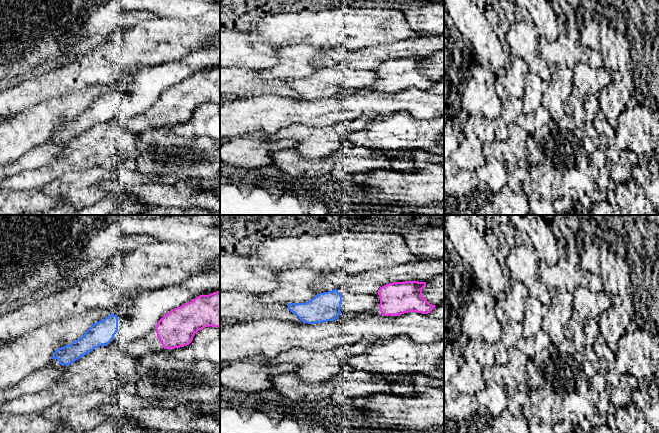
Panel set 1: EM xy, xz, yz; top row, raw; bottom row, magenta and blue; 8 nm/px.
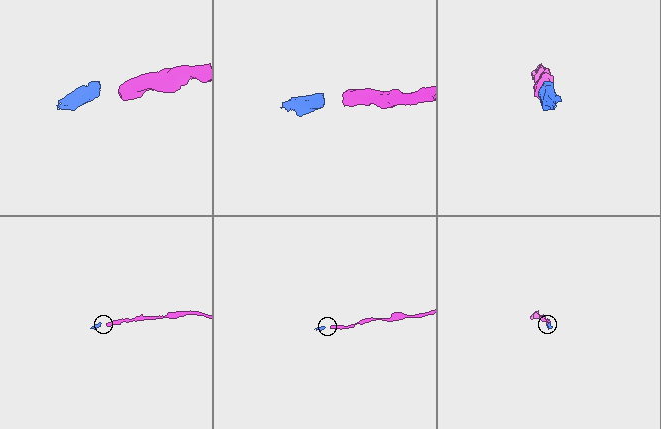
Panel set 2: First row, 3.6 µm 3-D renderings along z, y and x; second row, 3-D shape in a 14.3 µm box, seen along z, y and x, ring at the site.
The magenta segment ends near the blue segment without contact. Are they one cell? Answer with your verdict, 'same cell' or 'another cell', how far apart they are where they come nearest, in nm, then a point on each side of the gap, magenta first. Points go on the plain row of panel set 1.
another cell | 300 nm | xz (378, 70), (341, 72)

